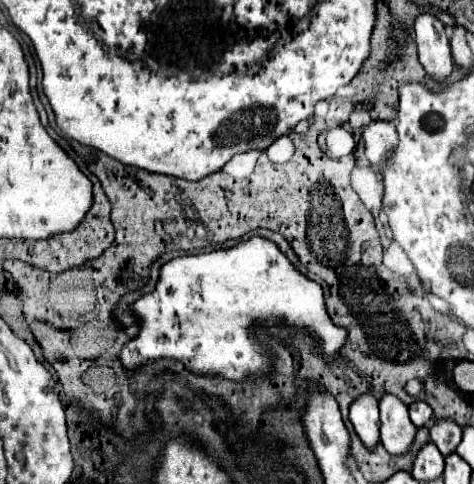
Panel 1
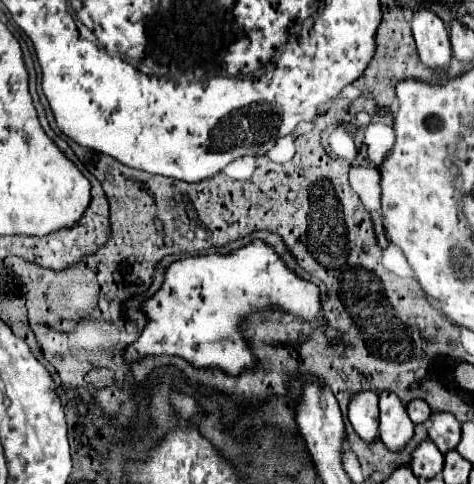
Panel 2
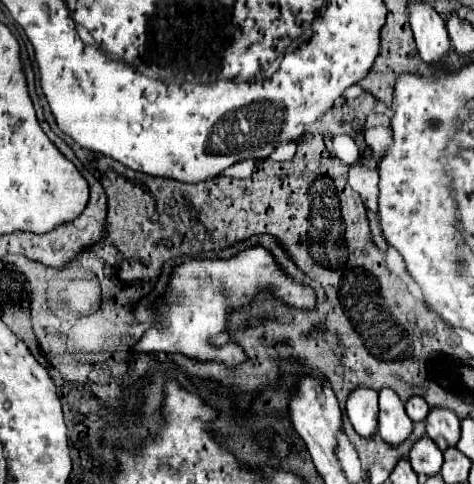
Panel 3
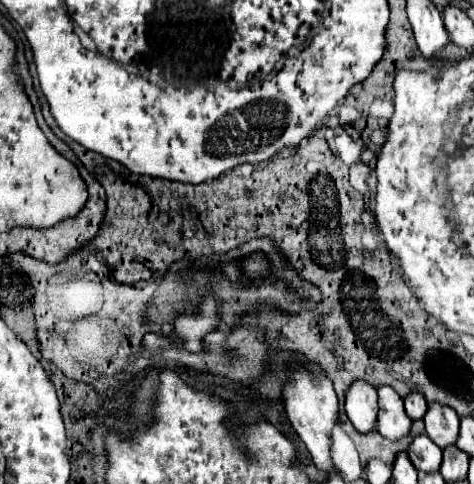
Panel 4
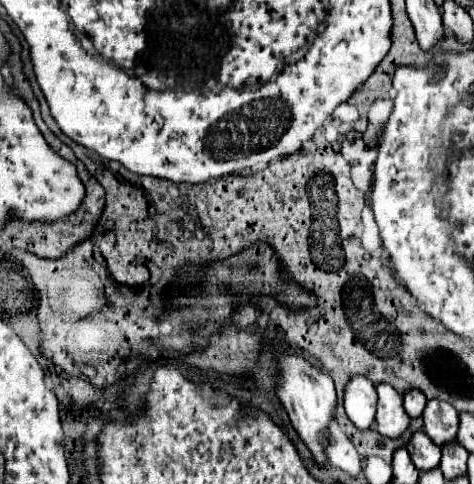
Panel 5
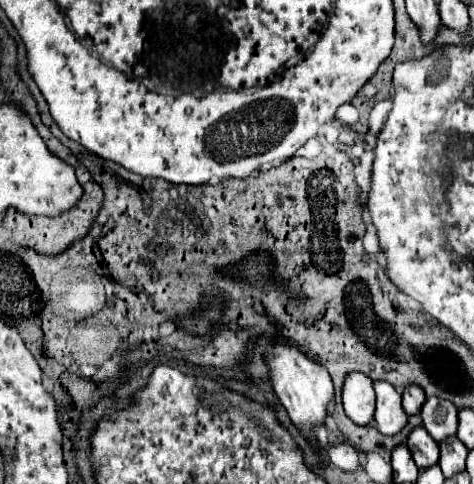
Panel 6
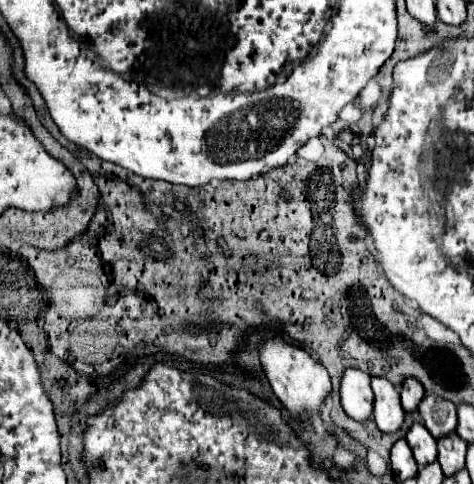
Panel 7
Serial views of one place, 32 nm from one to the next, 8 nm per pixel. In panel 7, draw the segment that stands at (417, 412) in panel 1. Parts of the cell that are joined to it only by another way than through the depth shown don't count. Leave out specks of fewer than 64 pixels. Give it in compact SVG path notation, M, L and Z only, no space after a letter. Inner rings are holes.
M408 380L408 384L404 384L400 396L402 396L402 408L406 412L414 412L414 410L418 410L418 406L424 398L424 388L420 388L420 384L416 384L416 380Z

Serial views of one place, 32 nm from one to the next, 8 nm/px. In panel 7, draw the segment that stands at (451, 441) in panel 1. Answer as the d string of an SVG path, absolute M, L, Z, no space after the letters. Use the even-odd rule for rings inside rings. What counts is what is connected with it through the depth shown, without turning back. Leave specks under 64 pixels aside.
M426 394L418 412L422 416L424 426L436 440L456 432L456 406L450 400L444 400L436 394Z

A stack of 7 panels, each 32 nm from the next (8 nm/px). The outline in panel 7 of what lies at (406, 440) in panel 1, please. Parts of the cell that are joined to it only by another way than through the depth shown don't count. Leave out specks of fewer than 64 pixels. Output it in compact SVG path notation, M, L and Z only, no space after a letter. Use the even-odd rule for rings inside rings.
M372 378L374 390L374 422L380 432L394 434L404 424L404 408L398 390L384 378Z

